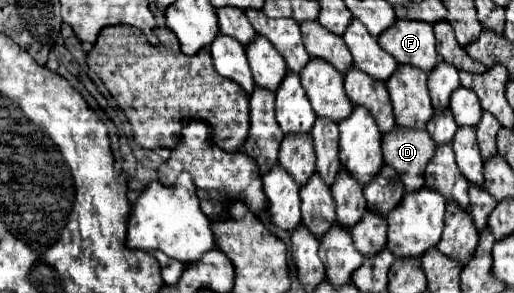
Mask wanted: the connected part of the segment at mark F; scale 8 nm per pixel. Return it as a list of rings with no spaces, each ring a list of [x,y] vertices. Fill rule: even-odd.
[[[398,19],[396,27],[384,31],[378,43],[400,65],[412,65],[426,73],[440,61],[436,55],[434,31],[432,27],[424,27],[424,23],[404,23]]]

